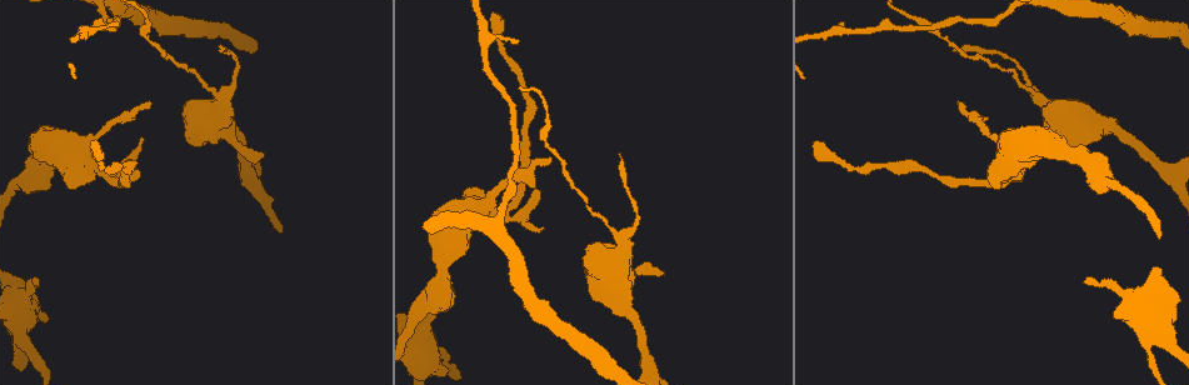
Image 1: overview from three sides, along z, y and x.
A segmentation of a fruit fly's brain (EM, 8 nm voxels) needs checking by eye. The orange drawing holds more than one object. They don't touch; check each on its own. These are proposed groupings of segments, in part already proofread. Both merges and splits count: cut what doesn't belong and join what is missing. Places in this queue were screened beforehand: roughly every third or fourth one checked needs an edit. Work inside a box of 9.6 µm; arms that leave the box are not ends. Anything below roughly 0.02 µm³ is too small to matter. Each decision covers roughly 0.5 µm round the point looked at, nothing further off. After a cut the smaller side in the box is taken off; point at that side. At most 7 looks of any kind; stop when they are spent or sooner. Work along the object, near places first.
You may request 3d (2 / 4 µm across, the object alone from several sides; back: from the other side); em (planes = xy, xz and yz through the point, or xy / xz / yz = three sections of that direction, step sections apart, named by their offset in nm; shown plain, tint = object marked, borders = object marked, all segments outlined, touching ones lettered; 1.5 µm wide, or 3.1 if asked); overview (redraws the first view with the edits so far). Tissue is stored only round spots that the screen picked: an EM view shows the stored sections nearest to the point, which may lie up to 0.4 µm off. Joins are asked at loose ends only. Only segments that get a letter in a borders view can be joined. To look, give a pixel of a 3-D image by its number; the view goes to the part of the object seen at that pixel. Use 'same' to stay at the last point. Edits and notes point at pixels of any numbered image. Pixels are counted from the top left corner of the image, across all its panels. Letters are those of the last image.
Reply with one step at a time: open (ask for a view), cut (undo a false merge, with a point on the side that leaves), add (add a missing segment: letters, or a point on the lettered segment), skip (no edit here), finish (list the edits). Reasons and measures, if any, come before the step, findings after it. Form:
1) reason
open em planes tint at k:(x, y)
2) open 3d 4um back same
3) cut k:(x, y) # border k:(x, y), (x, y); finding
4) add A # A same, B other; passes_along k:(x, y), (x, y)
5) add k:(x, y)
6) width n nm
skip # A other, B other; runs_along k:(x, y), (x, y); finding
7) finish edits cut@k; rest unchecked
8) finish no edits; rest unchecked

free end
open 3d 2um at 1:(551, 159)

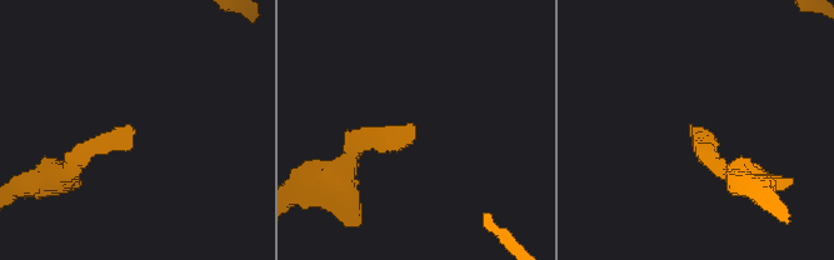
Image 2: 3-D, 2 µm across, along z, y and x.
now the EM
open em yz step 8 borders at 2:(410, 123)

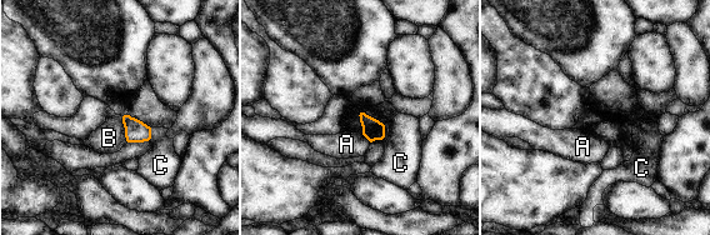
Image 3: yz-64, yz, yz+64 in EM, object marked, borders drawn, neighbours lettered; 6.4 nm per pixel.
open em planes borders same

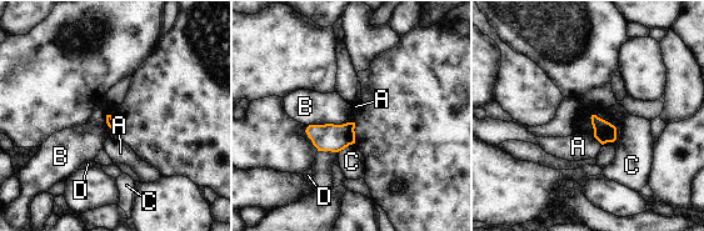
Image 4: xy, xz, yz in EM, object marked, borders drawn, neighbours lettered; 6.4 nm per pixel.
longest_contact B 280 nm
skip # A other, B other, C other, D other; none of them fits

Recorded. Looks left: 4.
calibre changes
open em xz step 8 tint at 1:(991, 136)

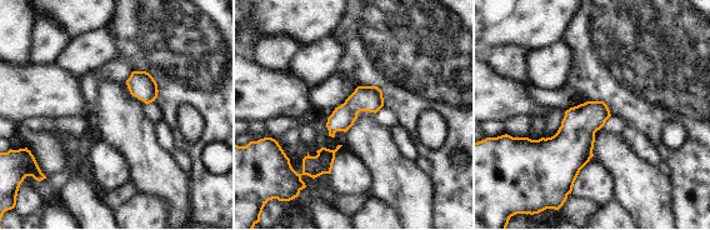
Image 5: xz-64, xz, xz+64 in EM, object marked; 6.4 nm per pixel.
another direction
open em planes tint same

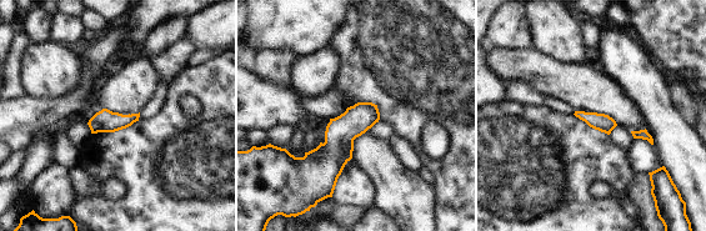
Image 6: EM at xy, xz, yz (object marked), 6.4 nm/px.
what lies round it
open em planes borders same

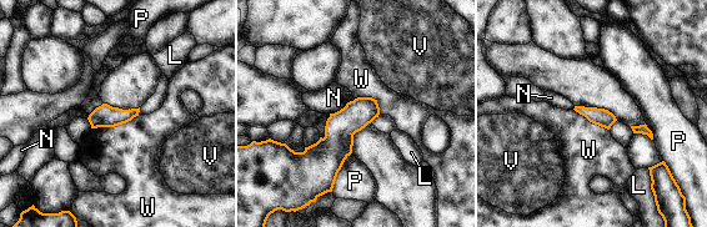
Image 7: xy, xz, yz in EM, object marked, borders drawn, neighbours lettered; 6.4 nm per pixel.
skip # L other, N other, P other, V other, W other; border 7:(139, 115), (114, 126), (91, 129); one cell here

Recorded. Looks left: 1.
an open end
open em planes borders at 1:(664, 275)

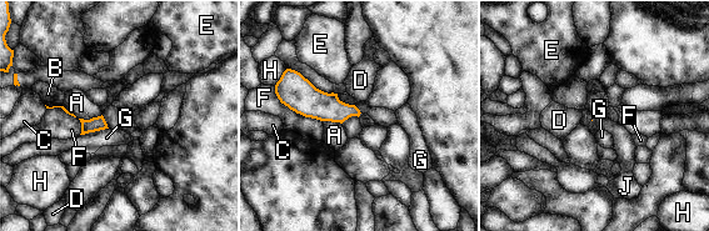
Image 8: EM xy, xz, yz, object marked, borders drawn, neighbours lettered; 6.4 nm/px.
skip # A other, B other, C other, D other, E other, F other, G other, H other, J other; border 8:(358, 116), (350, 116), (341, 122); no lettered segment goes on from it

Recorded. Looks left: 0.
finish no edits; rest unchecked

